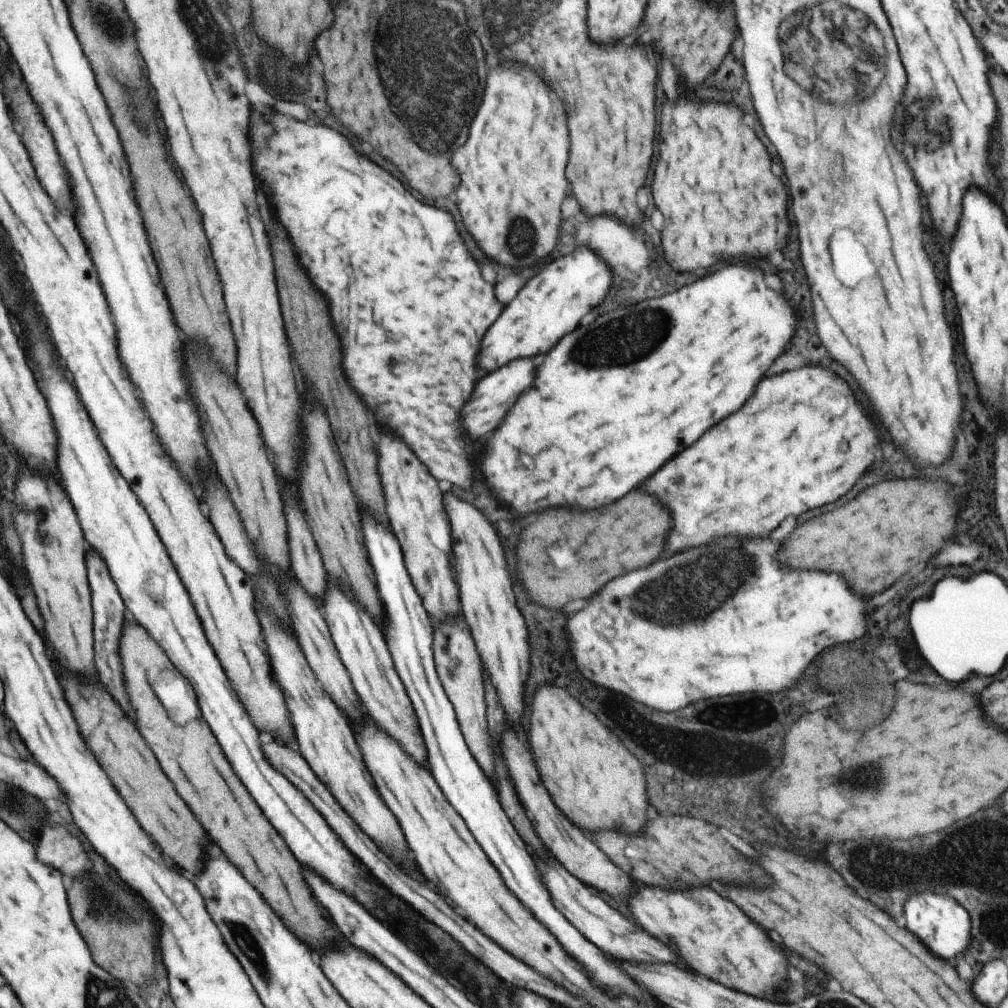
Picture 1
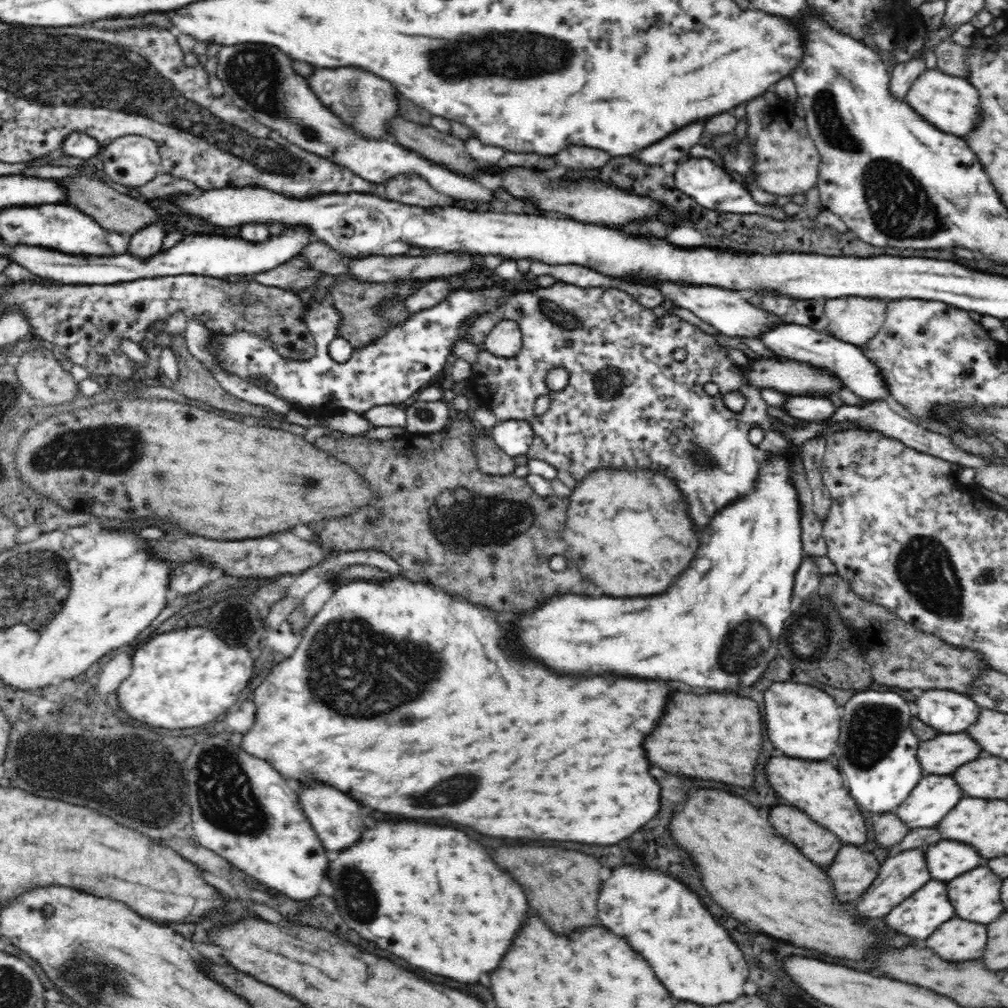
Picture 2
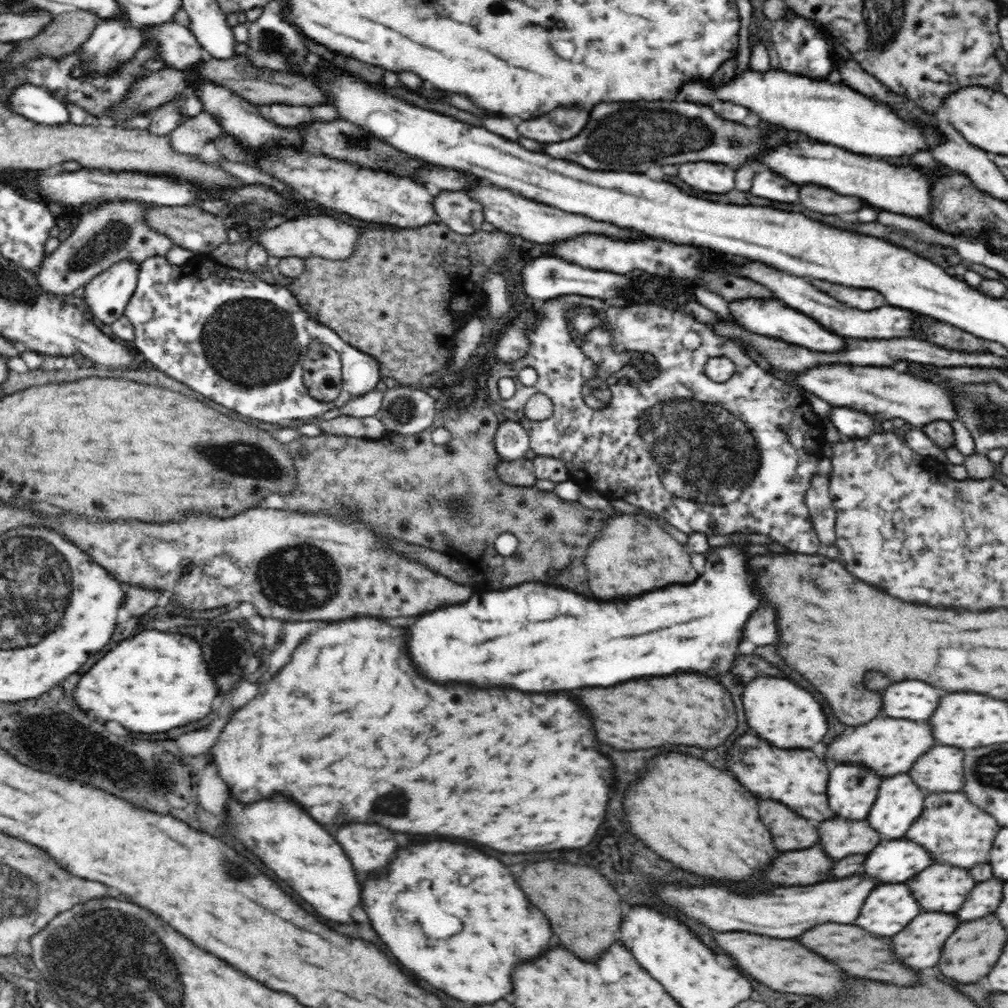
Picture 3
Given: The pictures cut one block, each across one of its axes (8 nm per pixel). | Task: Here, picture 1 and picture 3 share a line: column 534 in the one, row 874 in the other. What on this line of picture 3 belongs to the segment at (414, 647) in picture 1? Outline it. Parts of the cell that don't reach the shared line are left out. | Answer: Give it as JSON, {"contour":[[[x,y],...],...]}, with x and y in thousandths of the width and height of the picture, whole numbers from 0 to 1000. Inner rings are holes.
{"contour":[[[877,832],[859,847],[853,868],[875,875],[899,875],[925,857],[923,847],[903,832]]]}

